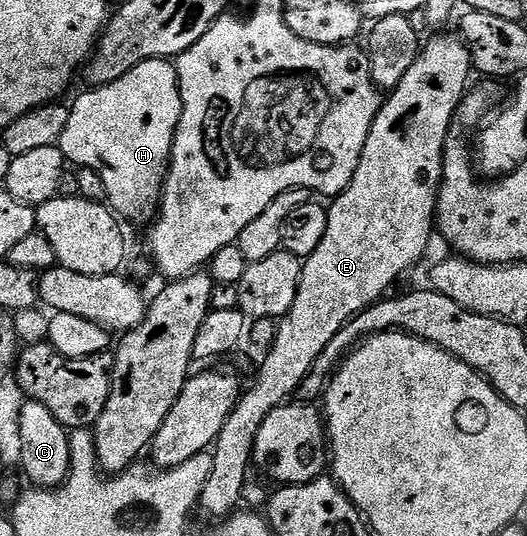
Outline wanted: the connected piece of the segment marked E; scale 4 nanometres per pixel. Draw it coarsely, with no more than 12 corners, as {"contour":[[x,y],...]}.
{"contour":[[433,33],[376,113],[294,308],[211,451],[241,505],[262,420],[419,264],[474,74]]}

